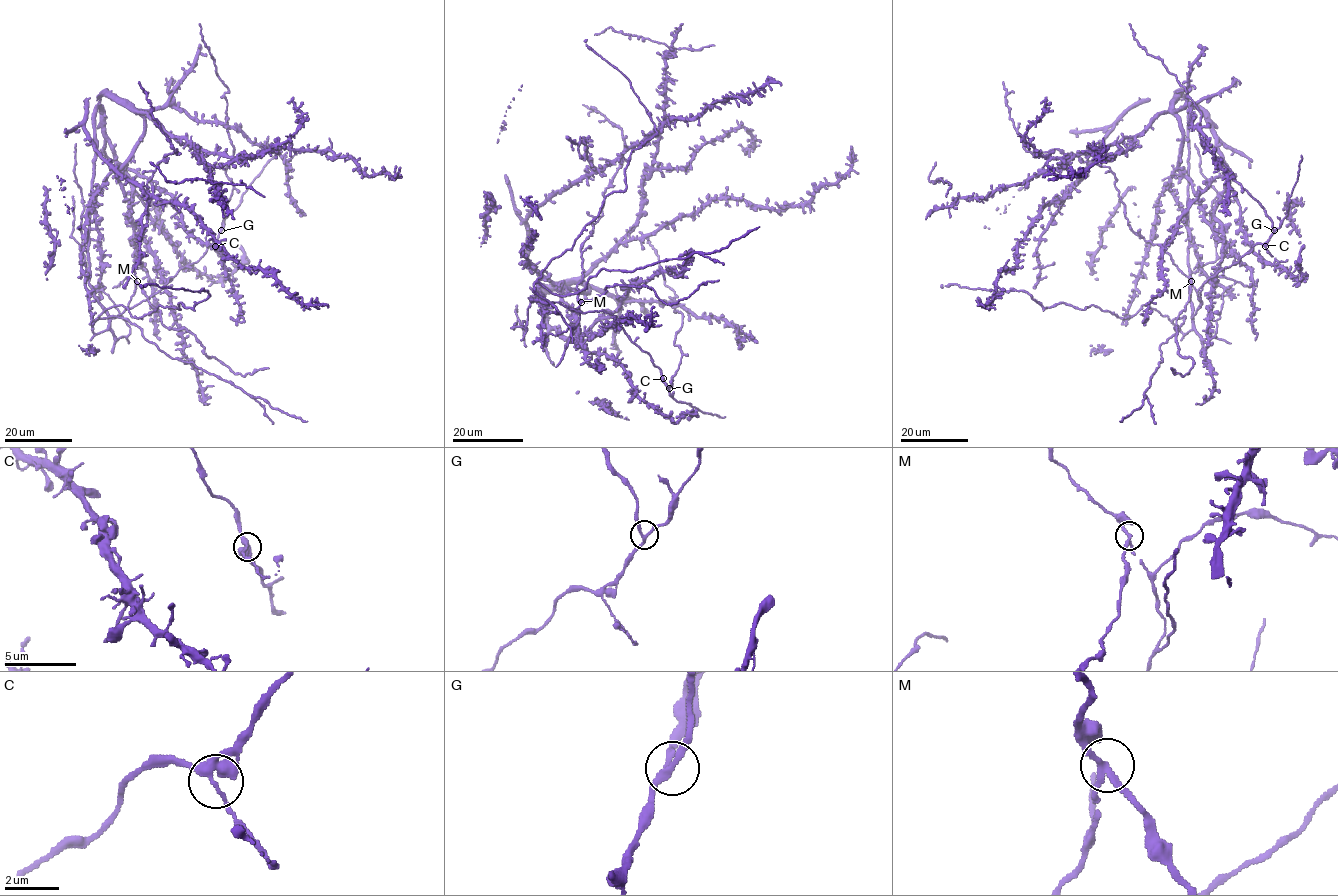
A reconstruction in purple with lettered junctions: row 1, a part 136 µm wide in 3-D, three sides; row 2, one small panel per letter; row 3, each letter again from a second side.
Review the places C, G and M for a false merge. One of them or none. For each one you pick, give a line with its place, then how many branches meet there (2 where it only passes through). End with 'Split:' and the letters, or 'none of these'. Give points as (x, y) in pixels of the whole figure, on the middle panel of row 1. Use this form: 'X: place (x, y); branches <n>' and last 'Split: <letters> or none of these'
M: place (581, 302); branches 3
Split: M

